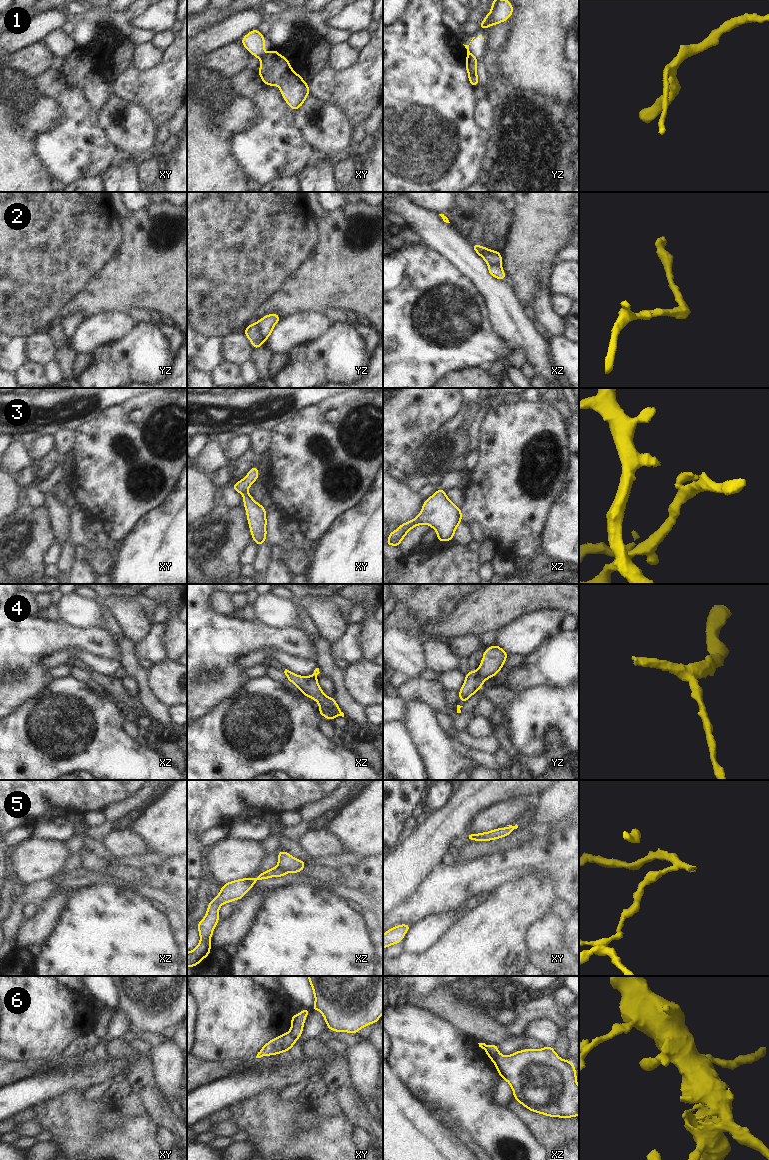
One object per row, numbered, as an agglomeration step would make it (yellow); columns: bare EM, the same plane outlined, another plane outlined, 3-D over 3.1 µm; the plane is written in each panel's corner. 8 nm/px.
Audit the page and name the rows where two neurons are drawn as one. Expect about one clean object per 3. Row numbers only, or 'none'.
1, 2, 3, 4, 5, 6

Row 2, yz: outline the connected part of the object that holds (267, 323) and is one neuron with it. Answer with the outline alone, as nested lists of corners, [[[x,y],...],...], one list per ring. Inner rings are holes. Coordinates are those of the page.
[[[273,313],[267,314],[261,319],[257,320],[256,324],[259,326],[262,332],[264,341],[266,341],[270,337],[275,325],[280,321],[280,319],[281,318],[279,314]]]

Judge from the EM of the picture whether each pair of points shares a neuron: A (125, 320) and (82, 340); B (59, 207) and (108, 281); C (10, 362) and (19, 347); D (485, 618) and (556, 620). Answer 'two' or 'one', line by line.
A: one
B: two
C: one
D: two

